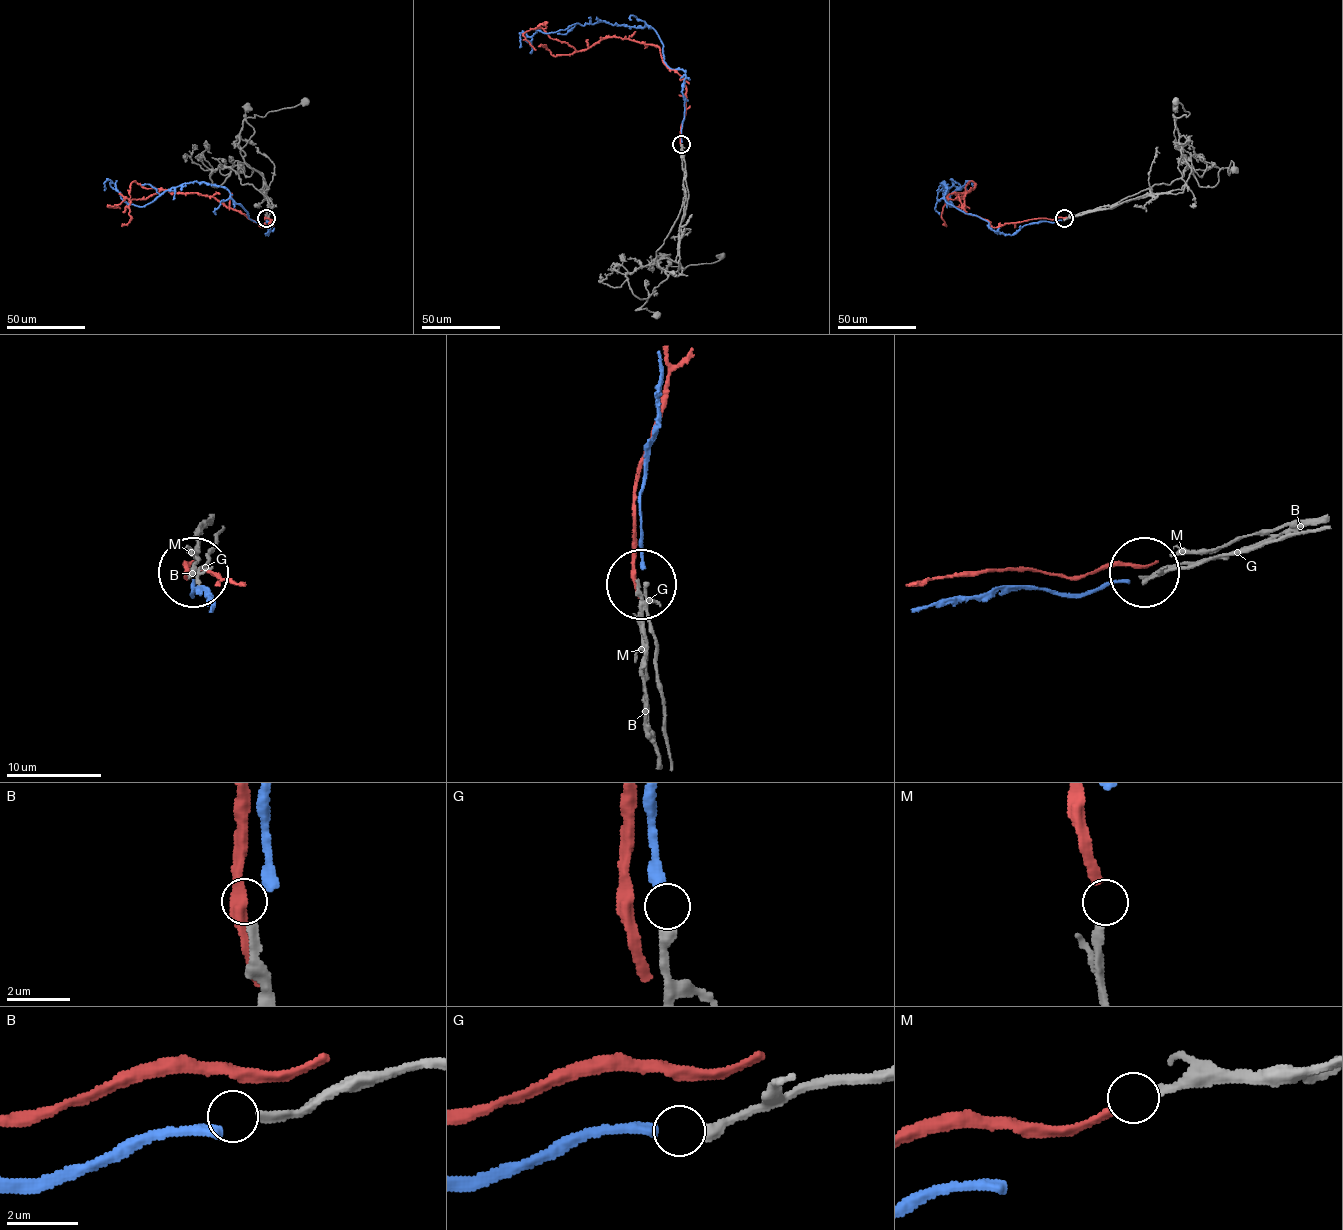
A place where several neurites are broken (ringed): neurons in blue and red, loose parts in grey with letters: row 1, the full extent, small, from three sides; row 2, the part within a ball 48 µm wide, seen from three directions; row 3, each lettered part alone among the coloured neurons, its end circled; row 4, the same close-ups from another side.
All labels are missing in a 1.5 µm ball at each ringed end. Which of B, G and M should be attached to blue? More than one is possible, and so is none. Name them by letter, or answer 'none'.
G

